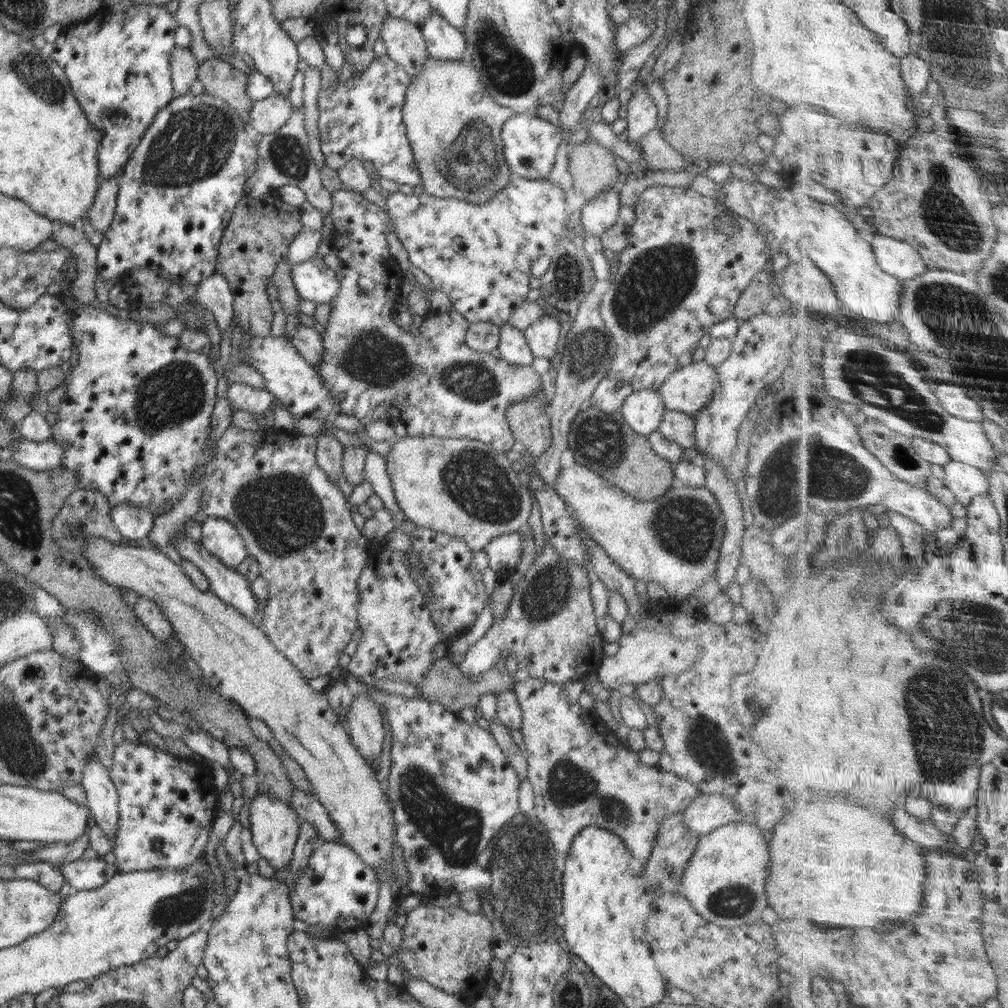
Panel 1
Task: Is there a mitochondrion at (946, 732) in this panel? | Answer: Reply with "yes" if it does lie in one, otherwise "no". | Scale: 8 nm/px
yes

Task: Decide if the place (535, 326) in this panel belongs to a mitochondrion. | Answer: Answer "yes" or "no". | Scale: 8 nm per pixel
no

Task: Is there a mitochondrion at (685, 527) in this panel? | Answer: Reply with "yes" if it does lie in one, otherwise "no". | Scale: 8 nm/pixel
yes

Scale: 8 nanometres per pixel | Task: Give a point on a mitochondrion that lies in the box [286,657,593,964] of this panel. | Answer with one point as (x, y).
(520, 859)

